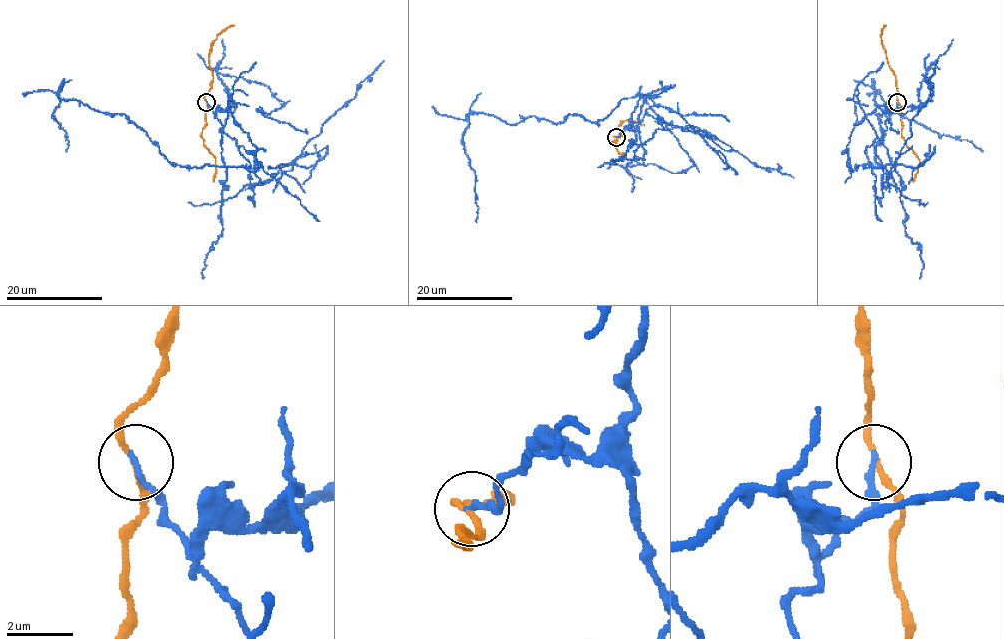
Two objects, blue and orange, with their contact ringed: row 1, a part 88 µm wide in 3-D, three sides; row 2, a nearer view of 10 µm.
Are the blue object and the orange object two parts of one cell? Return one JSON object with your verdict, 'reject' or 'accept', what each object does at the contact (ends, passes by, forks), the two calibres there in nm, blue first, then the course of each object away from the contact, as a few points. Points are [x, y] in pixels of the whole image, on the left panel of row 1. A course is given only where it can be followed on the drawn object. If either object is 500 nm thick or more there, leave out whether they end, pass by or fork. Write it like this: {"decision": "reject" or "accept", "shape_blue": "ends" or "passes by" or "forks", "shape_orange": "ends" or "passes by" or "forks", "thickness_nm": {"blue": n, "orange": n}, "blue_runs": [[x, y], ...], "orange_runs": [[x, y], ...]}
{"decision": "reject", "shape_blue": "ends", "shape_orange": "passes by", "thickness_nm": {"blue": 190, "orange": 140}, "blue_runs": [[207, 101], [214, 113], [230, 106], [255, 168], [170, 162], [124, 114], [58, 94], [67, 152]], "orange_runs": [[207, 101], [204, 95], [213, 75], [208, 59], [213, 41], [234, 25]]}

